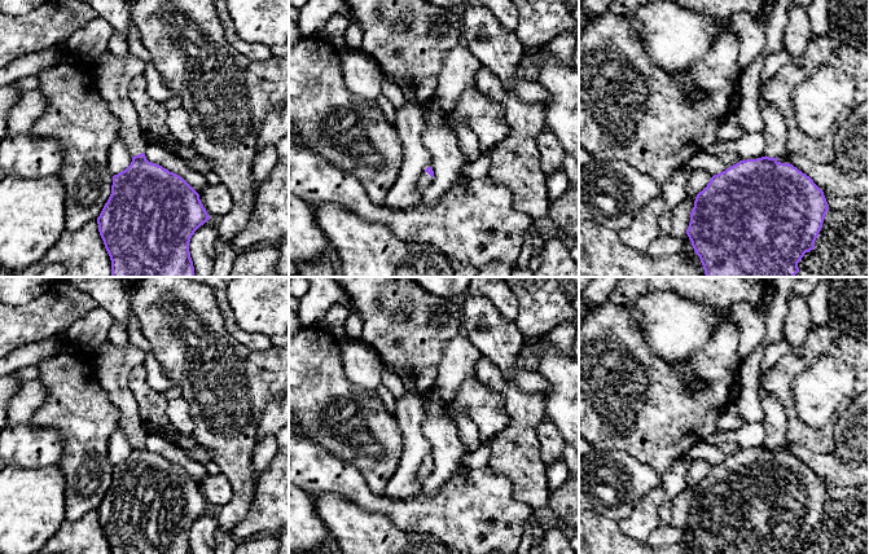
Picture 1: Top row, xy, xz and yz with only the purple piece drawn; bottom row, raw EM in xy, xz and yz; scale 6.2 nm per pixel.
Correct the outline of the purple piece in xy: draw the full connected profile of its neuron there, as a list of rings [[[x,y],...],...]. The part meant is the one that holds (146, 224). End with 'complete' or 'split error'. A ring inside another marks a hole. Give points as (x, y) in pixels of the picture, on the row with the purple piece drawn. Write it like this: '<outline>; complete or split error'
[[[106,50],[92,62],[97,89],[101,97],[107,101],[110,111],[118,118],[119,140],[127,145],[132,155],[131,164],[113,176],[111,194],[97,217],[98,232],[111,260],[111,277],[194,277],[189,242],[194,232],[210,220],[210,216],[199,199],[199,194],[183,177],[149,162],[144,154],[146,141],[139,115],[128,96],[131,82],[137,75],[142,75],[144,69],[145,62],[131,53],[118,57]]]; split error

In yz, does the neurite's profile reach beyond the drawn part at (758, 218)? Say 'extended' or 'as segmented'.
extended

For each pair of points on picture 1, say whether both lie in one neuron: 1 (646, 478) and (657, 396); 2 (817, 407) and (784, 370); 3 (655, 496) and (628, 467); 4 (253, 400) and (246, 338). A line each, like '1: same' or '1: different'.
1: different
2: different
3: different
4: different

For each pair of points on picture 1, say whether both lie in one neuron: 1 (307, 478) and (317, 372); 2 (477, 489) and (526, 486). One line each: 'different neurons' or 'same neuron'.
1: different neurons
2: different neurons

